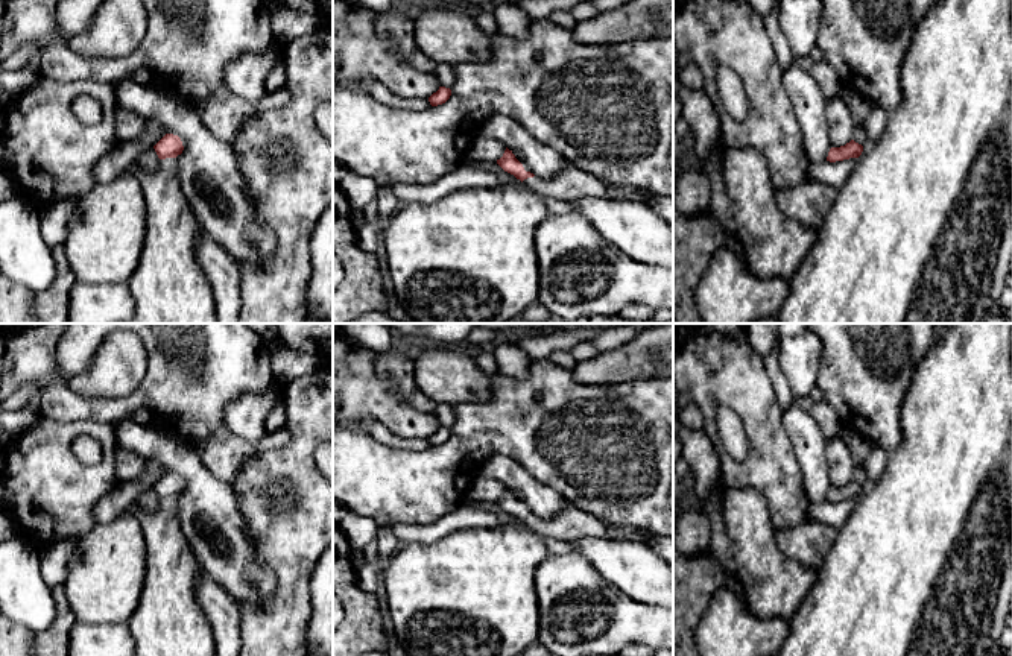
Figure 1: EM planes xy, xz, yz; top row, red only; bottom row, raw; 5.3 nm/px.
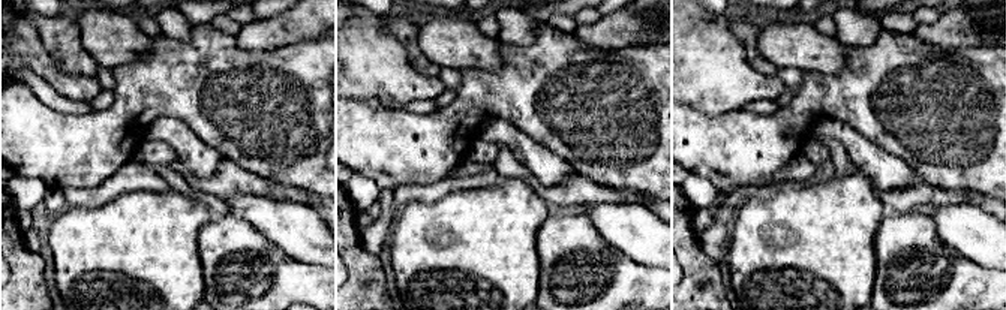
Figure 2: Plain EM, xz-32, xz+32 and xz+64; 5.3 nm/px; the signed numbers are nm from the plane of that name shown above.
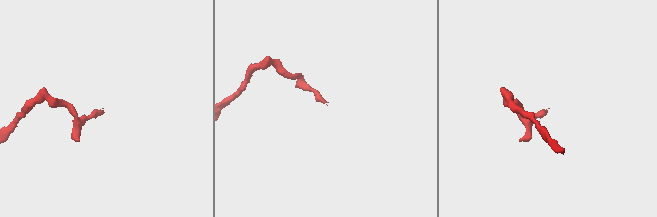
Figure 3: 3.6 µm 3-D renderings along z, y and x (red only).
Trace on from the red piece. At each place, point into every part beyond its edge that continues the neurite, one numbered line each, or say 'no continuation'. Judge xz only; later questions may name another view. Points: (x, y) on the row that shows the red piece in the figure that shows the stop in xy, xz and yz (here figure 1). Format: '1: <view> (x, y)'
1: xz (572, 182)

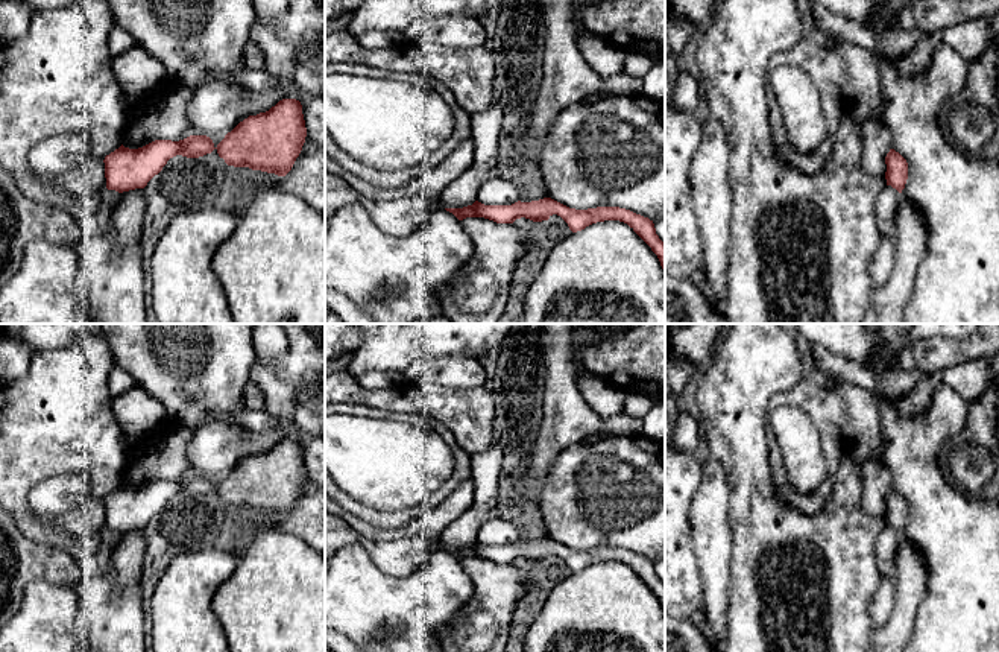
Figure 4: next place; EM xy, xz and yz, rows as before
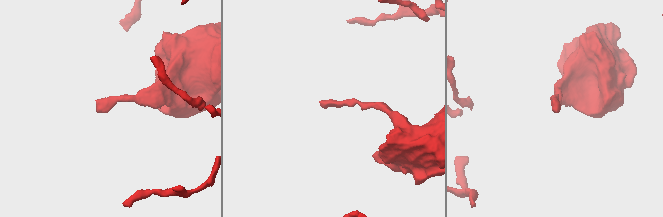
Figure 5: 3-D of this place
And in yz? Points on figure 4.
no continuation

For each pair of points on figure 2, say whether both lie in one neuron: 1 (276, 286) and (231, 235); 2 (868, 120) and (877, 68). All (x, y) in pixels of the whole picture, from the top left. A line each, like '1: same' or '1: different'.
1: same
2: same

